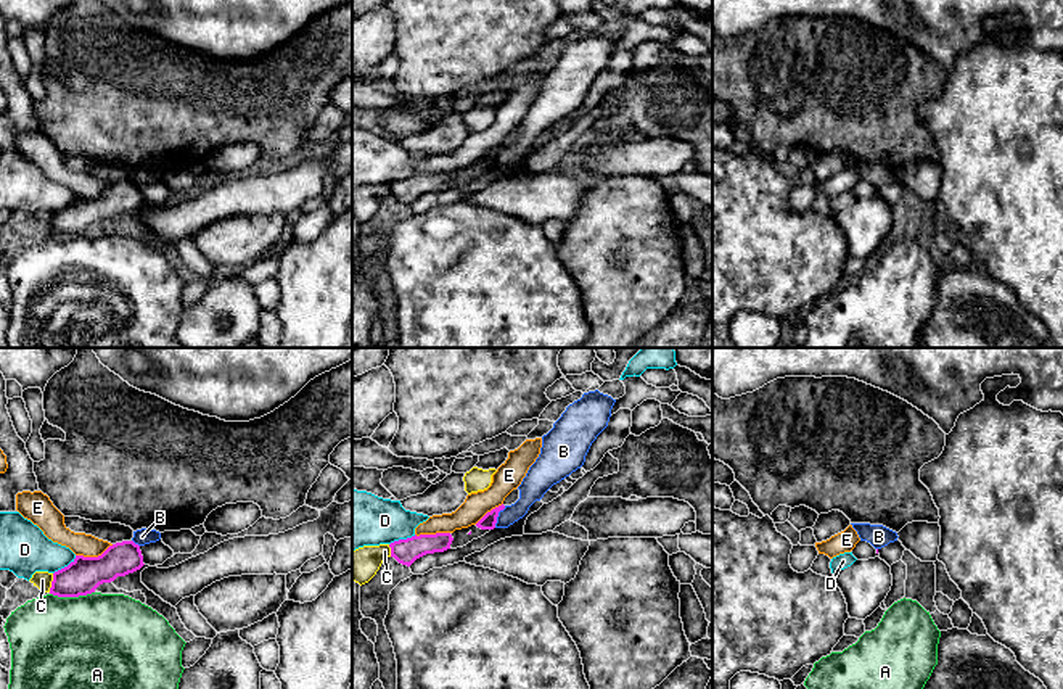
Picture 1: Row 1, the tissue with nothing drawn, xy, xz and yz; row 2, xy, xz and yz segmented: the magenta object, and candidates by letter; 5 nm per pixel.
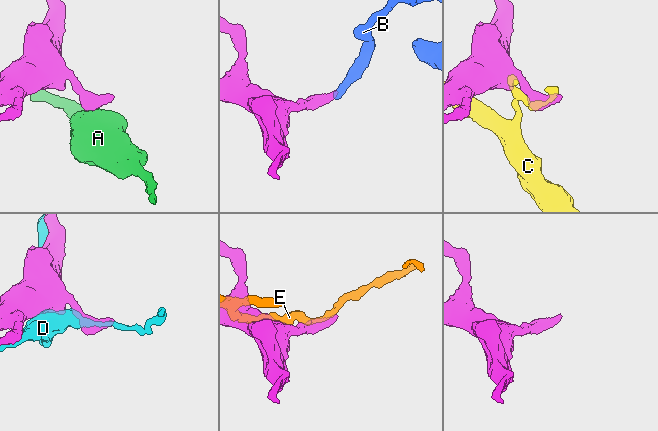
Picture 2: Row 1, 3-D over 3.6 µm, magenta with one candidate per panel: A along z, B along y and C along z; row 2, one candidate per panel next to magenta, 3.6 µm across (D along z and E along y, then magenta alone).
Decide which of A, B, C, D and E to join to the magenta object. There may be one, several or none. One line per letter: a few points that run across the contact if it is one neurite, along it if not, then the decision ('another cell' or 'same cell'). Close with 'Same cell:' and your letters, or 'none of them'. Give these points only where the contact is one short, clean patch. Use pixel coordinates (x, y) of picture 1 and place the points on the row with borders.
A: line xy (94, 591), (84, 596), (50, 594); another cell
B: line xz (505, 506), (499, 512), (494, 527); another cell
C: another cell
D: another cell
E: another cell
Same cell: none of them

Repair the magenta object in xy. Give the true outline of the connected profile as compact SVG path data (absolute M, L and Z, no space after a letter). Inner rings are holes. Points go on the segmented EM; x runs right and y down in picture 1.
M122 541L109 546L98 557L76 555L64 568L53 573L50 594L58 597L79 597L95 592L103 583L125 576L143 567L140 546Z

